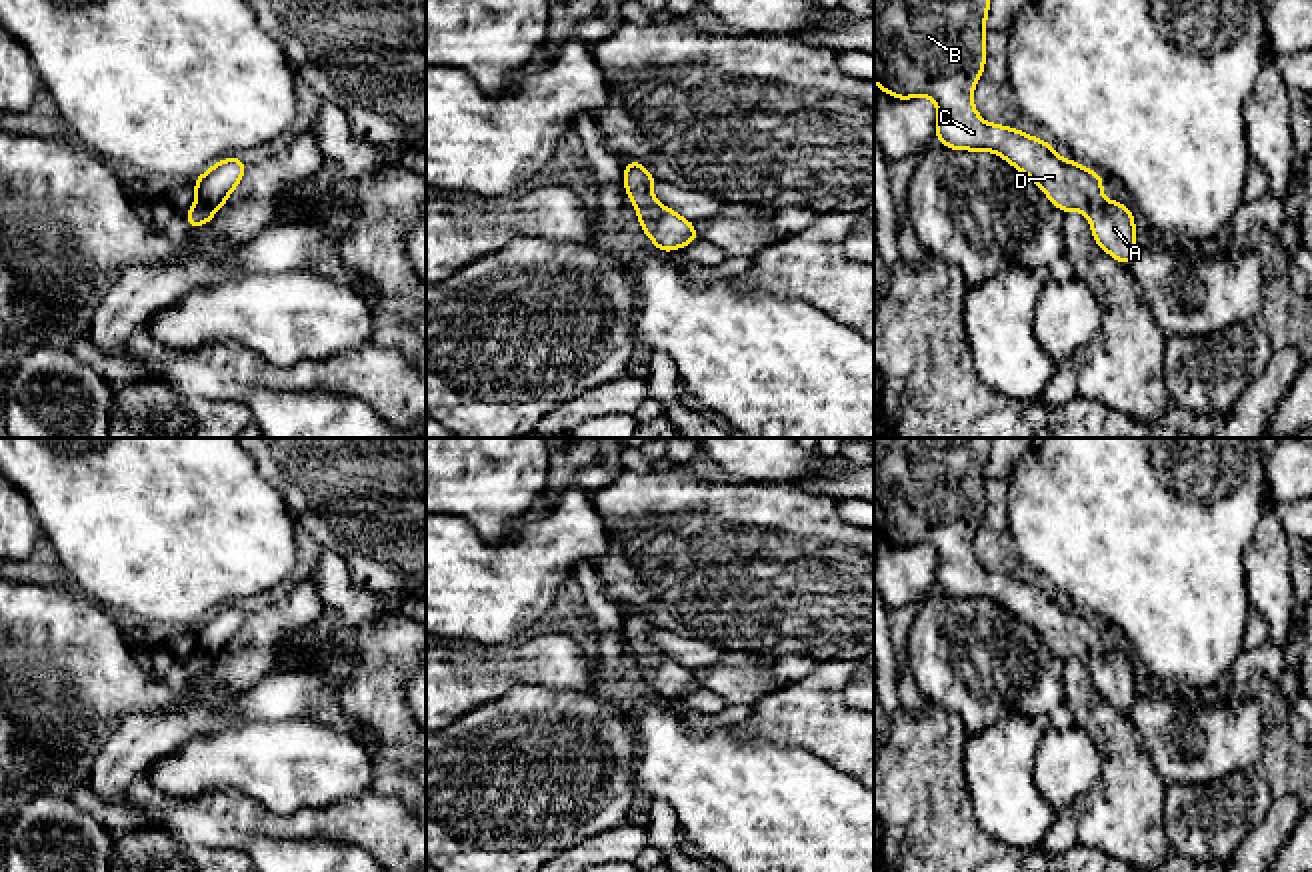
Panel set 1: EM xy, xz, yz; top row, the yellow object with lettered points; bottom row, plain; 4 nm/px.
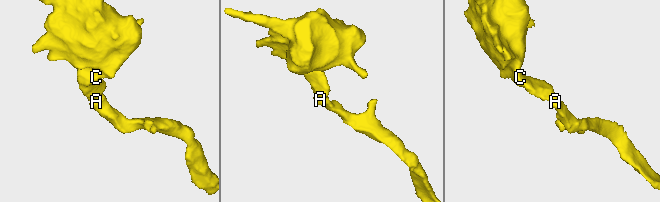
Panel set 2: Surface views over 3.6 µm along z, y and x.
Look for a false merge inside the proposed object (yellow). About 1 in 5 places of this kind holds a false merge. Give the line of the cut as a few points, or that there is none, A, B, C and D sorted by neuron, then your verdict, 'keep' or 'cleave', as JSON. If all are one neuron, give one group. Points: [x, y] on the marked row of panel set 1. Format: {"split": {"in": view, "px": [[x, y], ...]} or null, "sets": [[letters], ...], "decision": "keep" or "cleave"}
{"split": null, "sets": [["A", "B", "C", "D"]], "decision": "keep"}

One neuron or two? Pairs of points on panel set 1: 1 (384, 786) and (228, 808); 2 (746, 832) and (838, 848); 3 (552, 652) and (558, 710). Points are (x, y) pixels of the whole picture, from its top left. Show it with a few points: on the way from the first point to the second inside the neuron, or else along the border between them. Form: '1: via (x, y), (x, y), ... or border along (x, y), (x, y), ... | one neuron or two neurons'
1: border along (370, 790), (382, 796), (396, 796), (404, 804) | two neurons
2: via (768, 832), (798, 832), (816, 846) | one neuron
3: border along (588, 688), (514, 684), (508, 690) | two neurons

